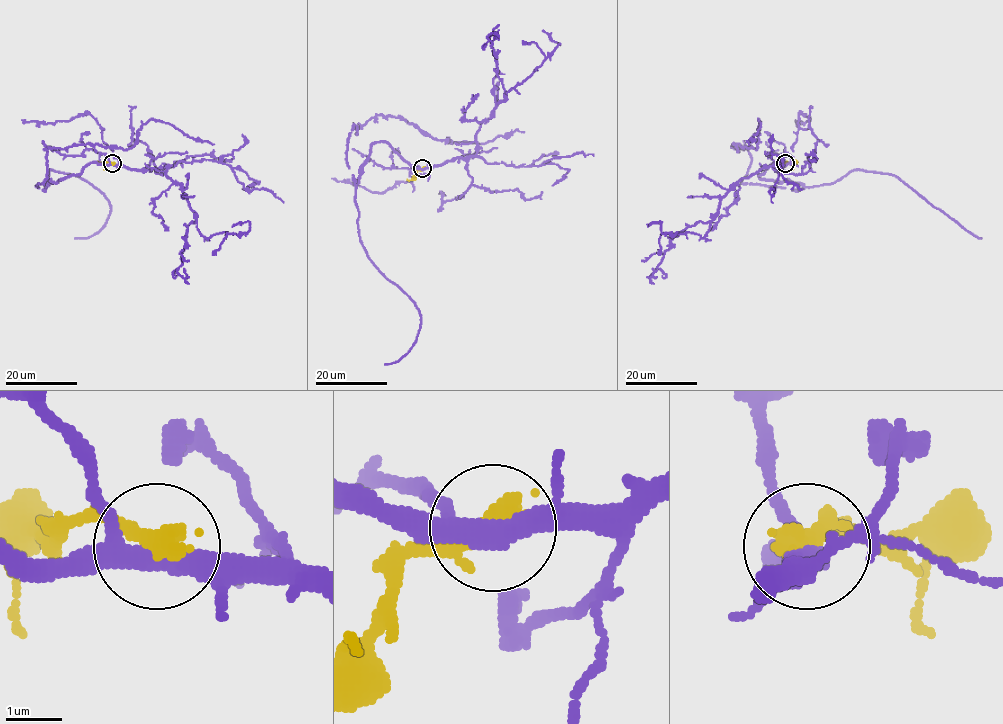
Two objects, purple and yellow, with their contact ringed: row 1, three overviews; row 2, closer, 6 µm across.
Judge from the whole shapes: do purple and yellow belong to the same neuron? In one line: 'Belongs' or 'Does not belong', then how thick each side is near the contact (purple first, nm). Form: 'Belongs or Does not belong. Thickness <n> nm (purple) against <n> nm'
Does not belong. Thickness 340 nm (purple) against 440 nm

